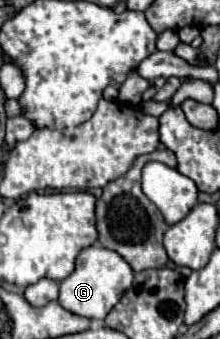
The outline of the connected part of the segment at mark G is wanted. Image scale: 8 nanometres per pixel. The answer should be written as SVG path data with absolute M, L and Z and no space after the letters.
M93 244L79 252L79 256L75 258L75 270L65 280L61 280L61 284L57 284L55 280L43 278L43 280L27 286L23 296L31 306L39 308L51 300L57 300L57 294L59 294L59 304L65 310L85 316L85 318L103 320L109 314L109 310L119 302L121 294L125 294L125 290L129 290L131 282L133 282L131 266L117 252L103 248L99 244Z

